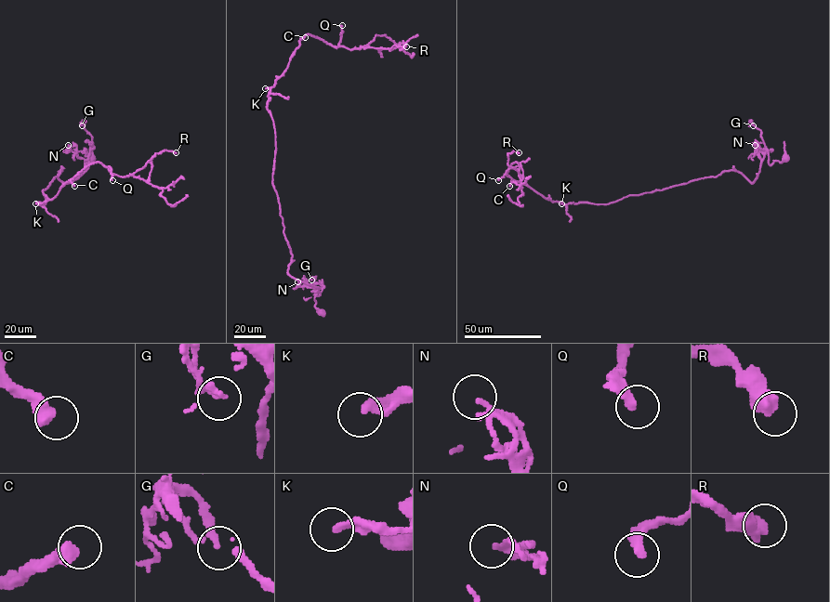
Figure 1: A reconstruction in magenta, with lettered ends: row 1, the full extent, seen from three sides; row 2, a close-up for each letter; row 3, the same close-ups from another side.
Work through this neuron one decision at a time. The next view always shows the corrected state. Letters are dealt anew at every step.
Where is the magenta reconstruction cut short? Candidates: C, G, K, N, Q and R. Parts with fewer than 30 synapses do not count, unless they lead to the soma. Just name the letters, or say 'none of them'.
none of them

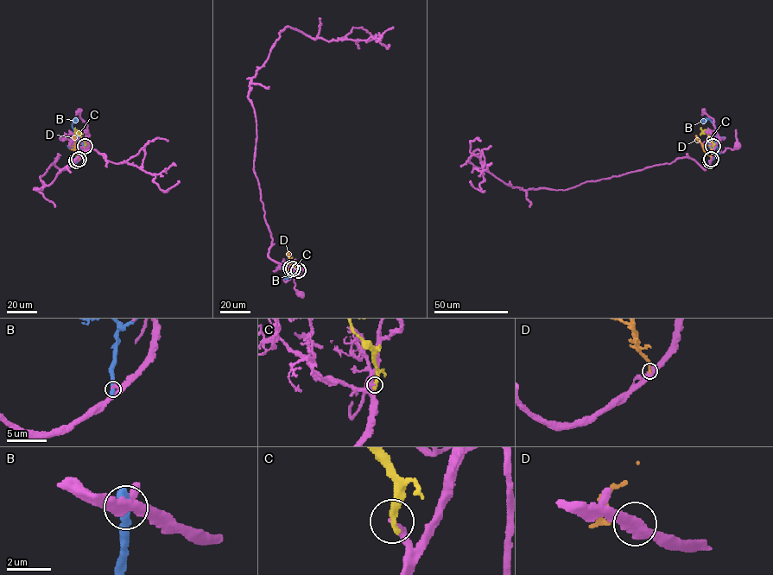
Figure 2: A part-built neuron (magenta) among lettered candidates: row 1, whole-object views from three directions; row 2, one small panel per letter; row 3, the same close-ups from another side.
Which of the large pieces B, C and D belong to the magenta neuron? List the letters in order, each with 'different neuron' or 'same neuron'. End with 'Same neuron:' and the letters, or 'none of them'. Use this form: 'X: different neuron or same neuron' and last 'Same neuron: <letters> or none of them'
B: different neuron
C: different neuron
D: different neuron
Same neuron: none of them

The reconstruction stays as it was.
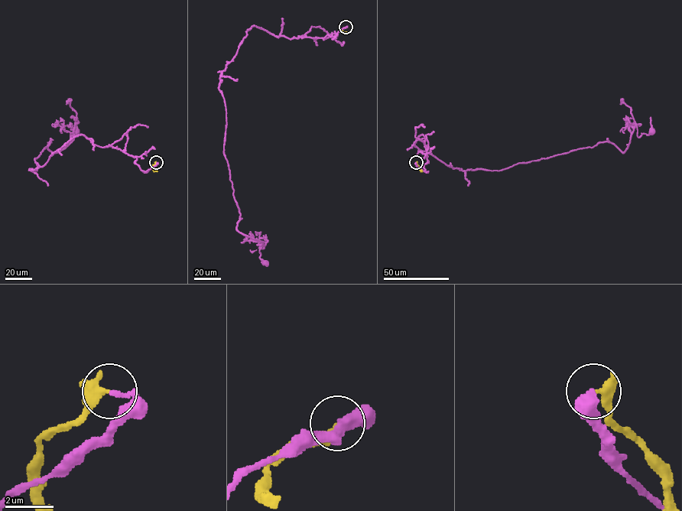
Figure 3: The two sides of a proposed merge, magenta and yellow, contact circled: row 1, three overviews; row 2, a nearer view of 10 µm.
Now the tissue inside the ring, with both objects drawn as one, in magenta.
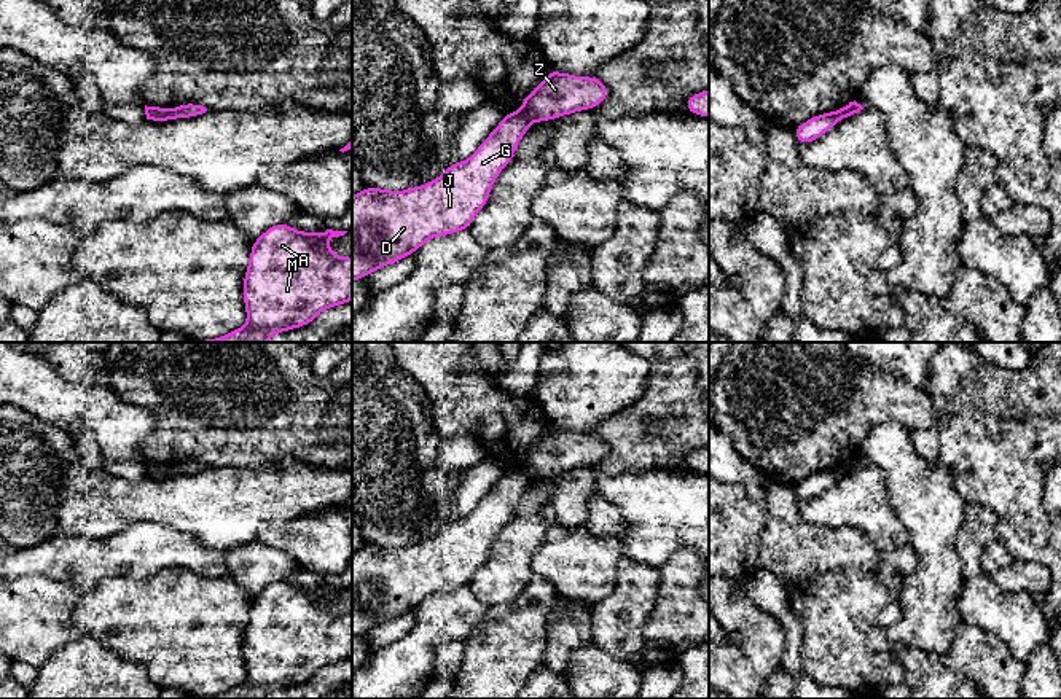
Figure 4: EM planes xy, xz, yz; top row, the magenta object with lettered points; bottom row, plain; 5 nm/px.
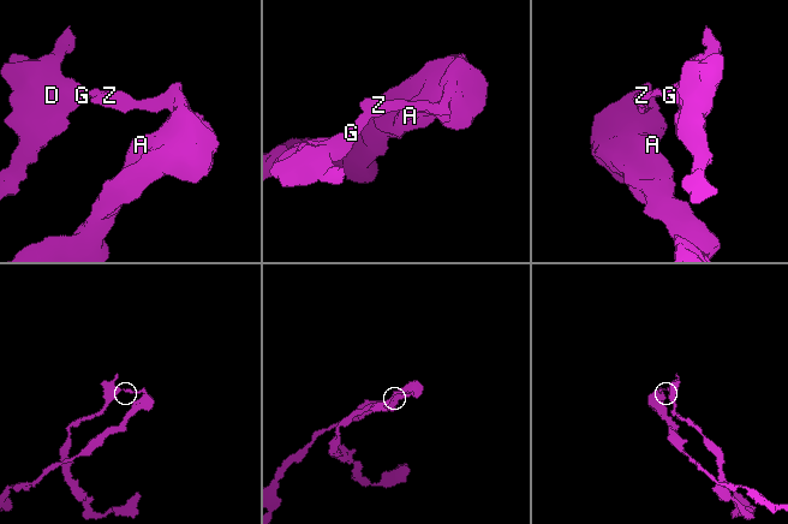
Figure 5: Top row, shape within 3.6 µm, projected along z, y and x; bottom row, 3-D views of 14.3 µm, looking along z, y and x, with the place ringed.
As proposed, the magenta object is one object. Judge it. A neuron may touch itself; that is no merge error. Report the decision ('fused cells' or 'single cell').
fused cells

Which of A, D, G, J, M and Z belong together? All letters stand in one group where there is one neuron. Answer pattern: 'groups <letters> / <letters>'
groups A M Z / D G J

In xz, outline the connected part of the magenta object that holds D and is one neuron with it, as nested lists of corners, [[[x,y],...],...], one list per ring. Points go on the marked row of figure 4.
[[[519,111],[507,113],[468,159],[430,183],[405,191],[363,188],[352,196],[352,282],[413,255],[433,237],[470,229],[529,126]]]

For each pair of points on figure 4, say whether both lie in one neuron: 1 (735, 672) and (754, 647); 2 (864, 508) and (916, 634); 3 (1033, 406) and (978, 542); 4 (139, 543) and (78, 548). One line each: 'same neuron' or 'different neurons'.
1: same neuron
2: different neurons
3: different neurons
4: same neuron

